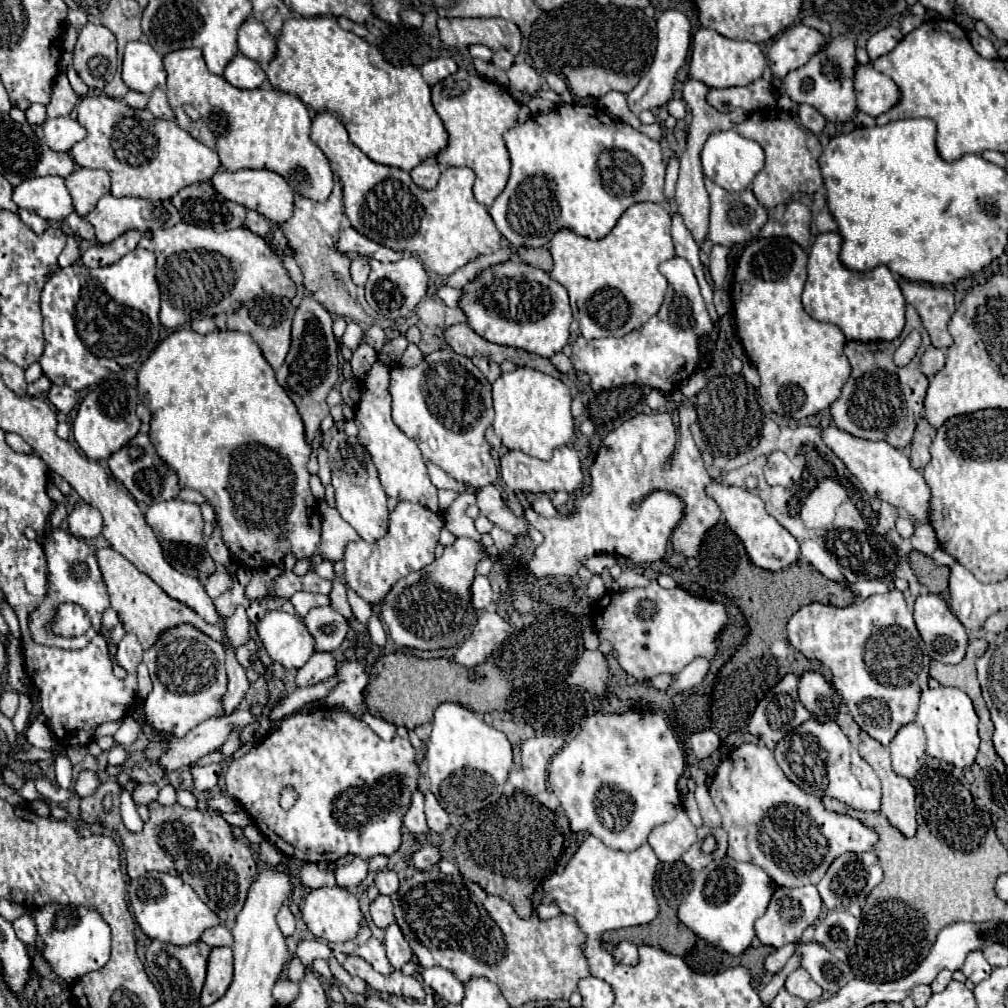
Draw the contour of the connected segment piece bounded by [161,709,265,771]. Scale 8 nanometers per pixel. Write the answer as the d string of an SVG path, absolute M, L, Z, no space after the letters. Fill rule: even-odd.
M237 709L225 717L209 717L207 721L203 721L201 725L191 729L191 733L187 733L187 737L169 741L169 749L165 751L161 763L169 771L183 769L189 763L197 761L199 757L219 749L227 741L231 731L245 729L253 721L263 721L263 717L265 717L265 713L255 715L249 709Z

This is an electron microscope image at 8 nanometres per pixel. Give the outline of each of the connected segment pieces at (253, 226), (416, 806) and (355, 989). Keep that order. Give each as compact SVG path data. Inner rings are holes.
M249 211L249 213L247 213L247 219L245 219L245 227L247 227L249 231L257 233L259 237L263 237L269 245L273 243L269 221L267 221L263 215L259 215L259 213L255 213L255 211Z
M415 791L413 799L411 799L411 807L403 819L403 825L407 827L407 831L411 833L411 837L415 841L423 841L423 837L429 833L429 825L423 813L423 795L421 791Z
M345 971L343 973L335 973L337 979L351 991L351 993L365 993L365 983L359 977L351 977Z

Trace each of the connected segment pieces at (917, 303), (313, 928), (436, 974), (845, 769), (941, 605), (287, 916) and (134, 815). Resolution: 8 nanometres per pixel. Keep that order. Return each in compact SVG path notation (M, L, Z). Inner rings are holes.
M903 283L903 295L905 301L911 303L921 321L927 329L933 347L947 349L951 347L953 339L947 331L947 321L955 313L955 299L953 295L943 287L933 287L927 283Z
M339 885L313 889L303 899L301 915L303 915L303 921L305 921L307 929L317 939L323 939L323 941L329 941L329 943L343 943L343 941L355 939L357 933L359 933L359 929L361 929L361 921L363 921L363 913L361 913L357 897L349 889L339 887Z
M431 967L421 973L423 983L431 987L443 1001L447 1003L461 1003L463 1001L463 983L447 969Z
M811 717L809 721L799 725L799 729L791 731L783 741L779 741L779 745L775 747L775 759L785 775L811 795L827 795L859 811L879 811L881 807L879 777L847 741L845 733L835 721L821 723Z
M939 595L917 597L915 623L931 659L949 665L963 661L969 643L967 631Z
M283 905L283 909L279 911L277 923L279 923L279 929L281 929L281 933L283 933L285 937L289 937L289 935L295 933L295 917L291 915L291 911L289 911L287 905Z
M123 787L123 791L121 791L121 817L123 817L123 823L125 823L125 827L129 829L129 831L133 831L133 833L141 833L141 829L143 829L143 821L141 821L141 817L139 817L139 813L137 813L137 807L135 807L135 803L133 803L133 799L131 799L131 793Z

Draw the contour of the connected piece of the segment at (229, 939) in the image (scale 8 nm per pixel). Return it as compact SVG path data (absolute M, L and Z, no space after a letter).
M225 925L207 929L201 937L203 943L207 943L209 947L233 947L233 935Z

